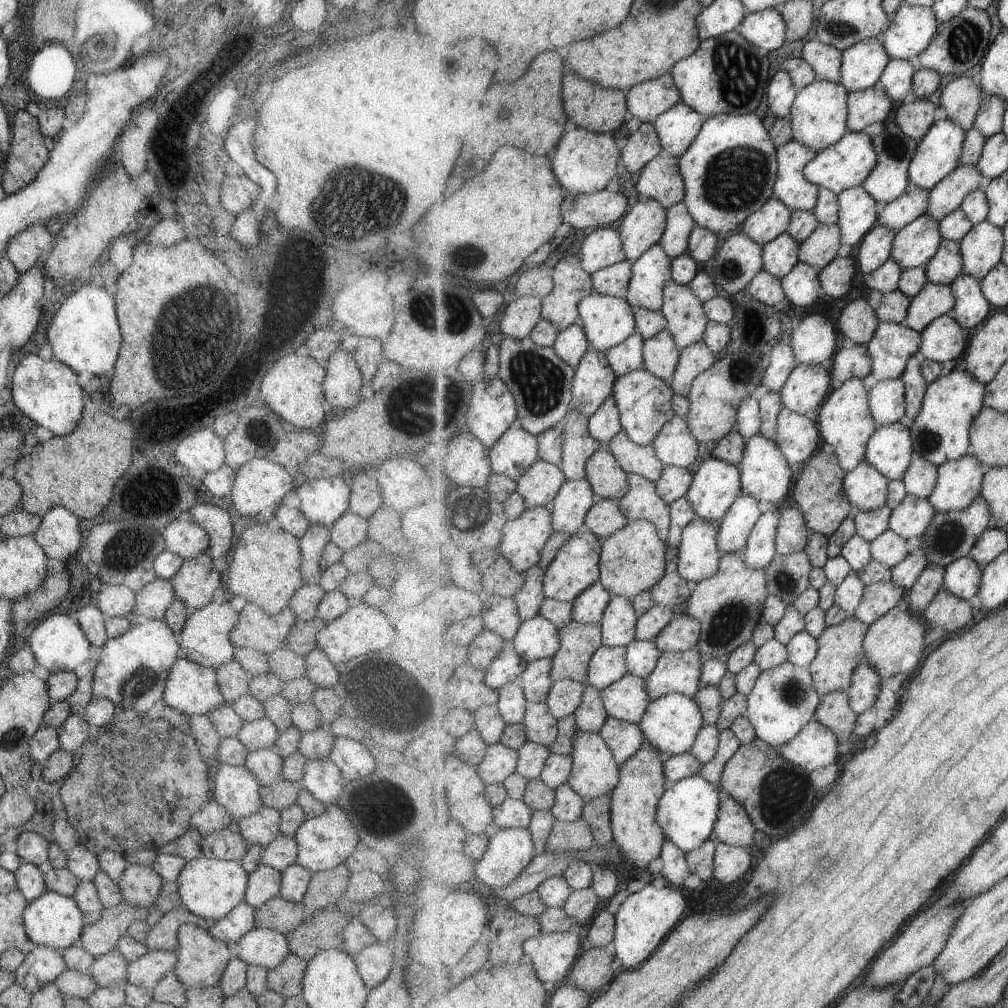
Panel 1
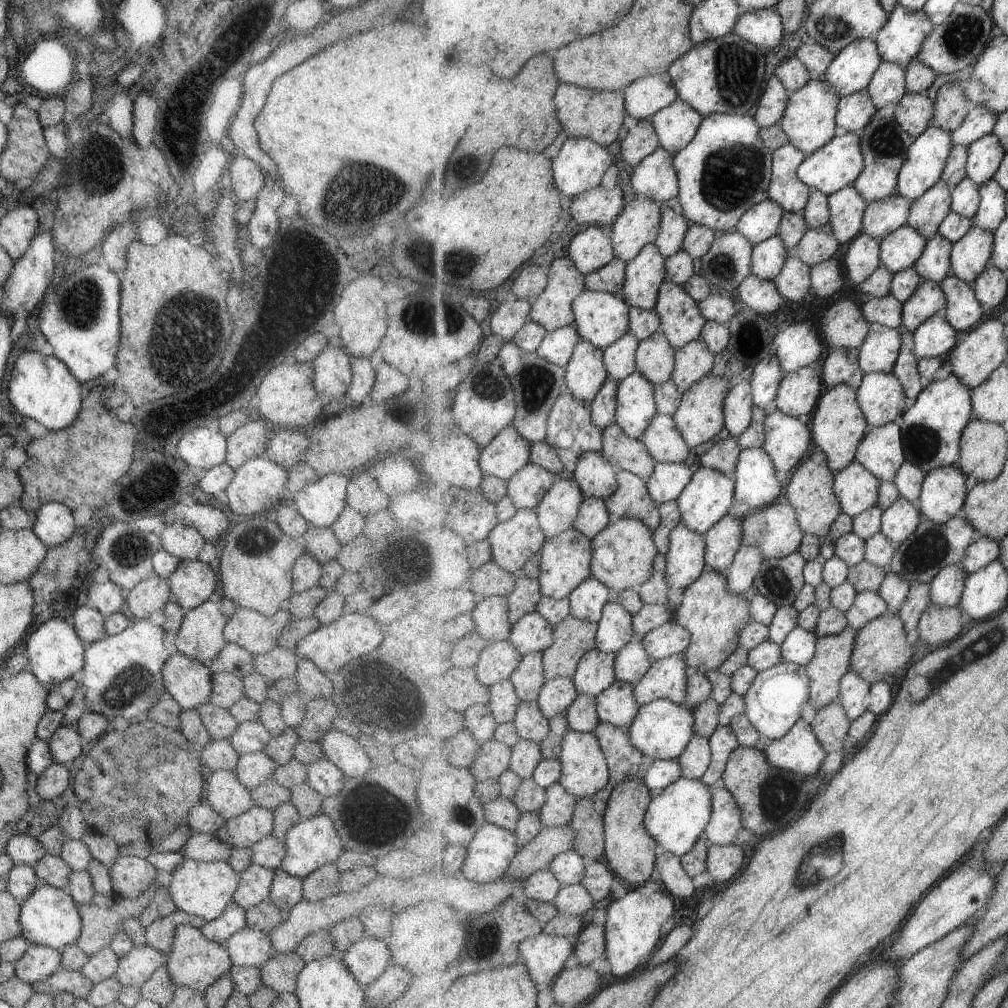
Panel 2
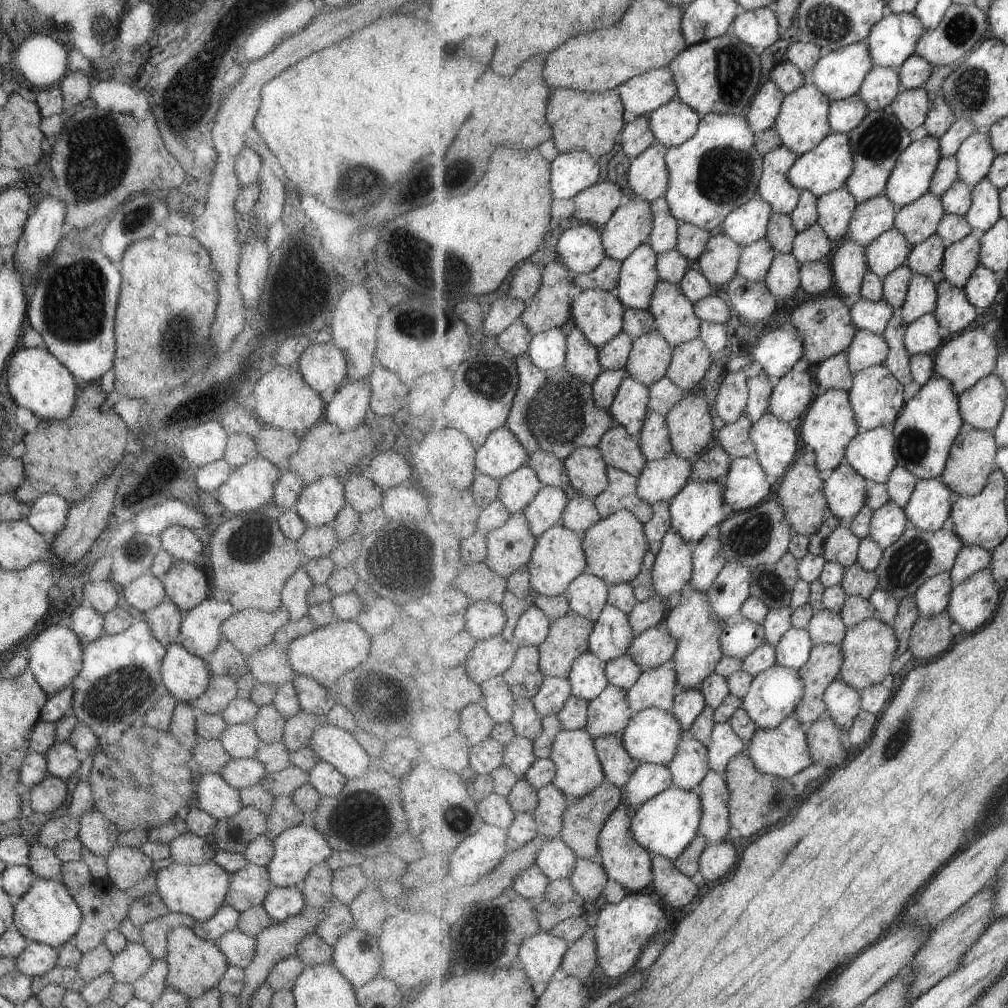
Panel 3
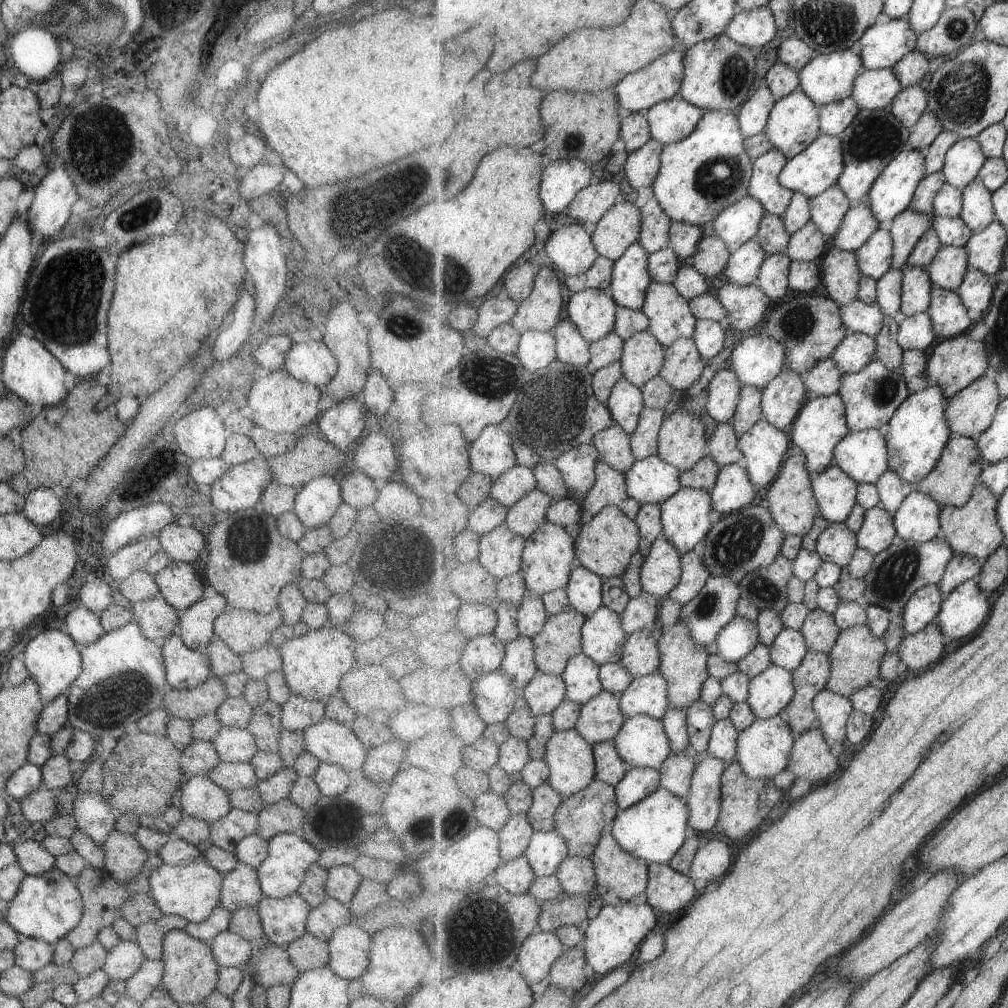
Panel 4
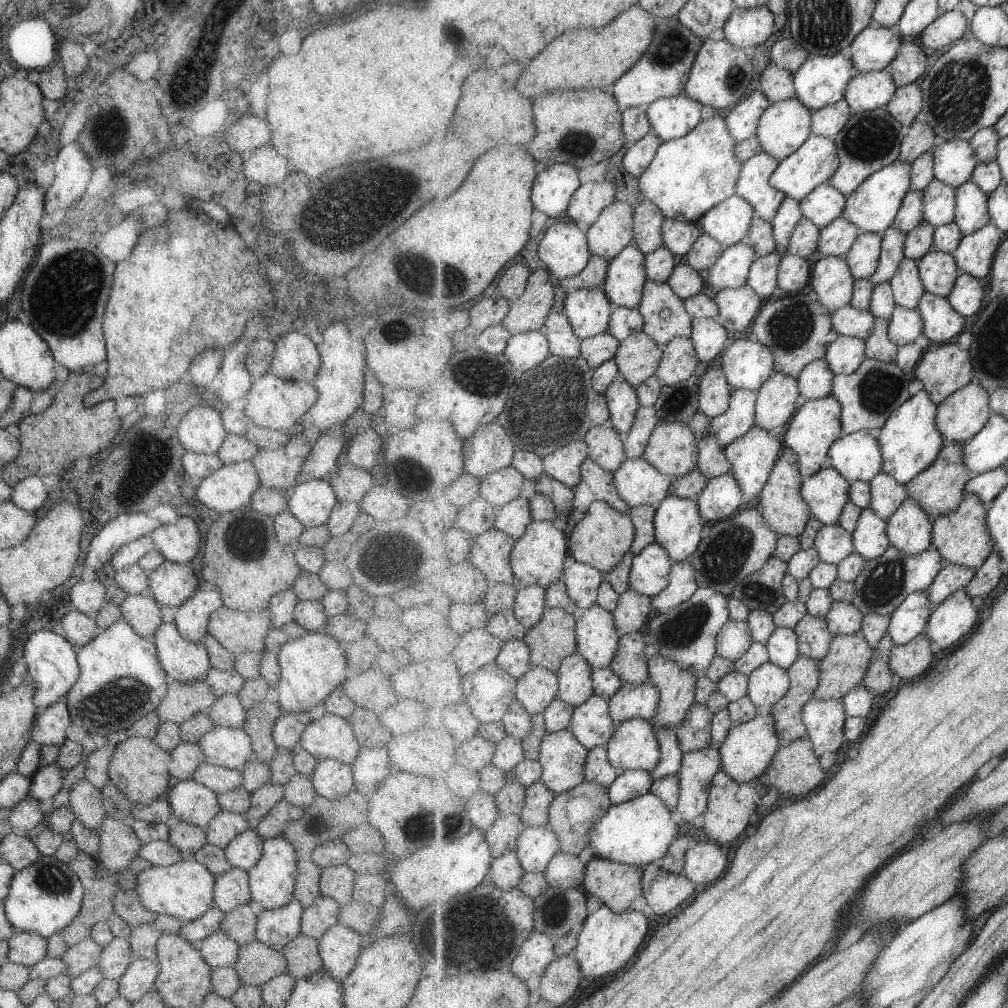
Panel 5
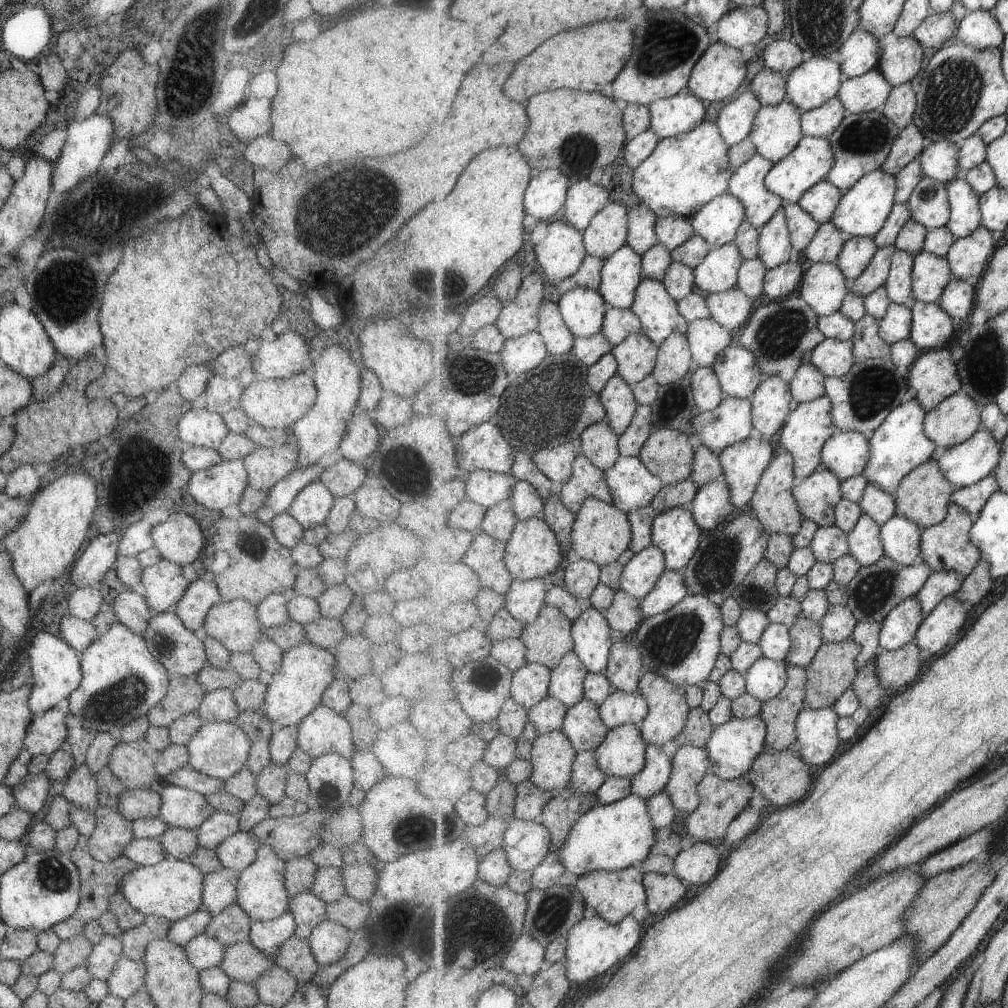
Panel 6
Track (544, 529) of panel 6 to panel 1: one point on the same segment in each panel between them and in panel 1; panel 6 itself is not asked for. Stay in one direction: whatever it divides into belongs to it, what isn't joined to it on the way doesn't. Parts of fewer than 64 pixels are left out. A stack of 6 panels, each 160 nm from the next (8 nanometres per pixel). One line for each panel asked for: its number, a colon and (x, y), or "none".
1: (576, 567)
2: (566, 559)
3: (559, 559)
4: (549, 557)
5: (539, 557)

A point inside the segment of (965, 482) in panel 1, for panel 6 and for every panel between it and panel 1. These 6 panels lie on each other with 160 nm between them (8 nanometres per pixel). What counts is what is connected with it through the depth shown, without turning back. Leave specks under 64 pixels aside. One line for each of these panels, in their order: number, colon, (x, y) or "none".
2: (944, 495)
3: (930, 507)
4: (918, 519)
5: (911, 530)
6: (902, 537)

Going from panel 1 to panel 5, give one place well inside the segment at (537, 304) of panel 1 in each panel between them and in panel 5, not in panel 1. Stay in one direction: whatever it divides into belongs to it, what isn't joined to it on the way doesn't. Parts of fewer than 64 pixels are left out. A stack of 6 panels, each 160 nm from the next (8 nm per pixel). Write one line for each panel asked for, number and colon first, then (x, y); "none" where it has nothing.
2: (511, 315)
3: (504, 312)
4: (493, 313)
5: (491, 311)

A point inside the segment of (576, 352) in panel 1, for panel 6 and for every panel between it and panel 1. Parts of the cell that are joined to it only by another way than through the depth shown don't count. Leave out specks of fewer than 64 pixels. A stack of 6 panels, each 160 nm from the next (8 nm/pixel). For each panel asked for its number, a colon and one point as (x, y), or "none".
2: (558, 346)
3: (548, 350)
4: (537, 349)
5: (525, 350)
6: (522, 354)

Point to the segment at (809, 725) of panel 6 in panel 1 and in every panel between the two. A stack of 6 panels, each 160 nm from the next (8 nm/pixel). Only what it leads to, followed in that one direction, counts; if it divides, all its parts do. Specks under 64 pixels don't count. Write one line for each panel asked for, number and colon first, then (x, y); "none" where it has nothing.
1: (866, 687)
2: (854, 691)
3: (844, 703)
4: (834, 710)
5: (826, 719)

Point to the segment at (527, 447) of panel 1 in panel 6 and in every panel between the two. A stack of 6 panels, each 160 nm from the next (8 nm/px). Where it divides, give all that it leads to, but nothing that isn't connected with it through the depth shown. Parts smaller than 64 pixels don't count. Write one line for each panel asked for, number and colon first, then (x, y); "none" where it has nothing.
2: (510, 452)
3: (502, 455)
4: (492, 454)
5: (490, 449)
6: (485, 447)

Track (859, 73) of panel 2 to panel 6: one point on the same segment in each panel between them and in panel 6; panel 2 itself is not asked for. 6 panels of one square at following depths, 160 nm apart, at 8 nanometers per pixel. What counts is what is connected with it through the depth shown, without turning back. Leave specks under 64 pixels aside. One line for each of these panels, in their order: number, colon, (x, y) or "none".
3: (840, 74)
4: (829, 78)
5: (823, 81)
6: (818, 80)

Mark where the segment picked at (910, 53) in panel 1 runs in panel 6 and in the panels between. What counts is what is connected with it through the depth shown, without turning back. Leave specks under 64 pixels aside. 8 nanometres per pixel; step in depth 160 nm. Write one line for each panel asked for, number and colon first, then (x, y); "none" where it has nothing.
2: (900, 41)
3: (894, 39)
4: (884, 45)
5: (873, 51)
6: (862, 52)

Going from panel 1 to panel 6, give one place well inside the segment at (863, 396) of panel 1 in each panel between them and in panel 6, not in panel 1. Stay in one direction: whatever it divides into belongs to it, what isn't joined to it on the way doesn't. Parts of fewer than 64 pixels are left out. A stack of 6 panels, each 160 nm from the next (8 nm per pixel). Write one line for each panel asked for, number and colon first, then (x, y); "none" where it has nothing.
2: (839, 427)
3: (830, 425)
4: (822, 424)
5: (810, 434)
6: (808, 428)

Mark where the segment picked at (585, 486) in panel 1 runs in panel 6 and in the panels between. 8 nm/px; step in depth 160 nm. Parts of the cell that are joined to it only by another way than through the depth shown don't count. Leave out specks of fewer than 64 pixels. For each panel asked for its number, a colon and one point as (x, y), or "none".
2: (558, 511)
3: (546, 511)
4: (530, 513)
5: (513, 519)
6: (500, 521)

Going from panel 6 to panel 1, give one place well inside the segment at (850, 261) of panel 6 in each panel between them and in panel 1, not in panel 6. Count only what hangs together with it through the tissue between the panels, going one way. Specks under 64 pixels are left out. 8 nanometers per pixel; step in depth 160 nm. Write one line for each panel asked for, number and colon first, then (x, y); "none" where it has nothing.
1: (916, 245)
2: (901, 250)
3: (891, 250)
4: (875, 258)
5: (864, 258)

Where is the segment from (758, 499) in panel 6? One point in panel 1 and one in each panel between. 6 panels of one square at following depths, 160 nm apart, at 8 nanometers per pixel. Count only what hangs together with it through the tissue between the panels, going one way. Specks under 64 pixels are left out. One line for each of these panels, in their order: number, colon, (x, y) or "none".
1: (818, 492)
2: (811, 490)
3: (801, 494)
4: (791, 498)
5: (784, 508)

